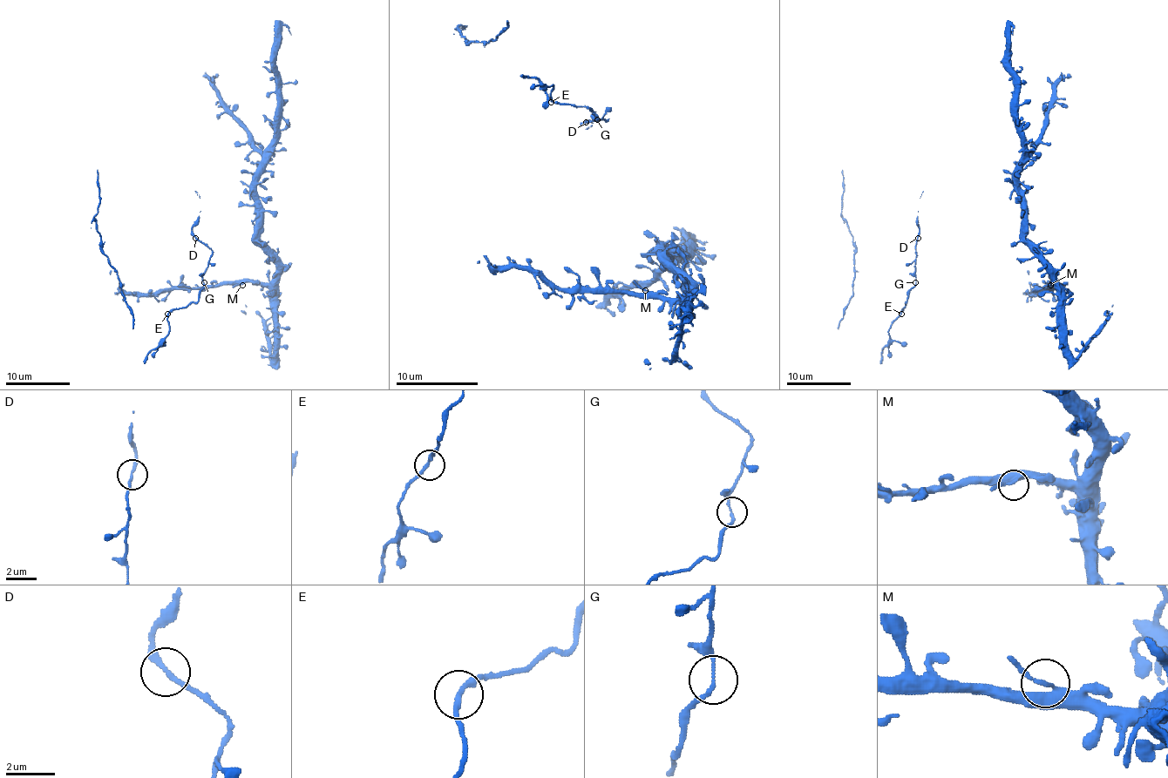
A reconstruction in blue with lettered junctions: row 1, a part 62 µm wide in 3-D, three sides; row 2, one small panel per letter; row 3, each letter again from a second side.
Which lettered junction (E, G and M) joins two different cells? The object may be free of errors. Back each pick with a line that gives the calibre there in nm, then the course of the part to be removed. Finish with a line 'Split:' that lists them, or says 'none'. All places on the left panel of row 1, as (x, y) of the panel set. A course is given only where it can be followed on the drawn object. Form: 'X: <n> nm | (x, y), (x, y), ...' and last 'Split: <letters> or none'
Split: none

